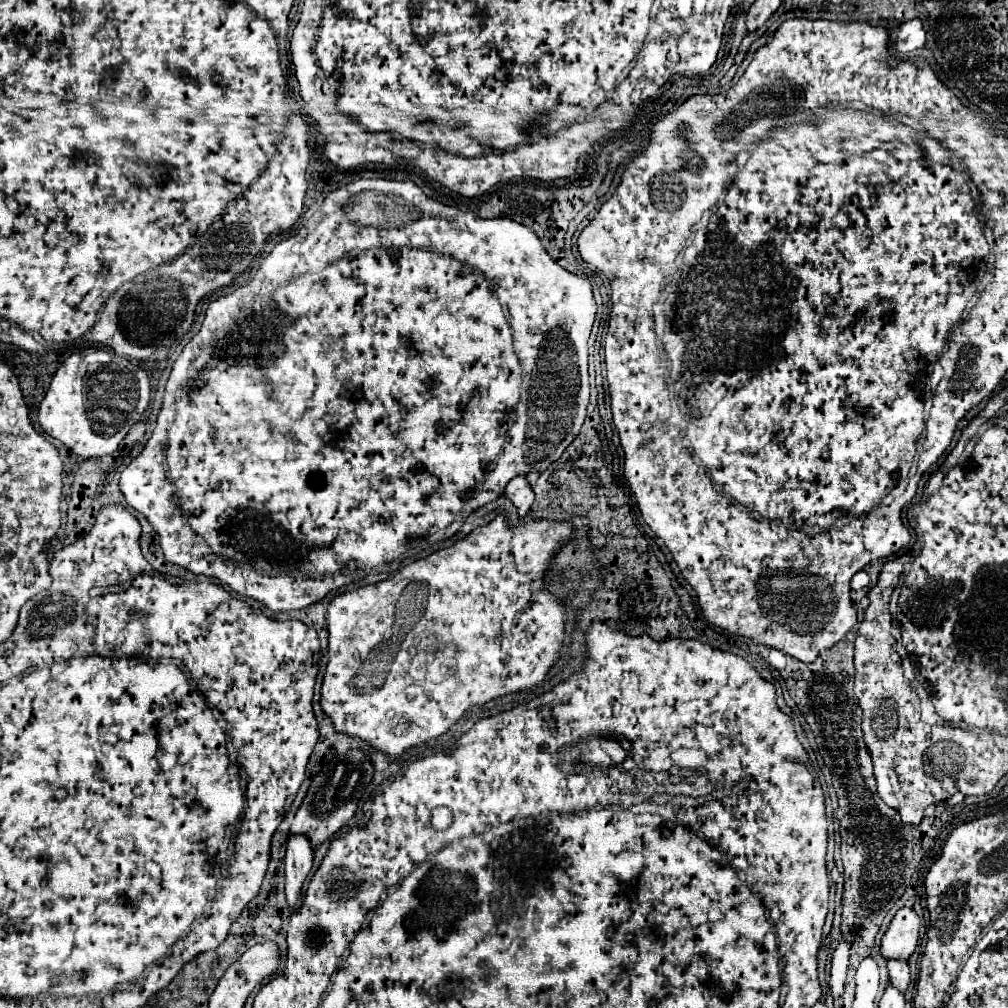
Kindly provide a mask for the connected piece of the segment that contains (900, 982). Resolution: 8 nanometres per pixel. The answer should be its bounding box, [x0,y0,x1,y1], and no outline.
[888,960,910,994]

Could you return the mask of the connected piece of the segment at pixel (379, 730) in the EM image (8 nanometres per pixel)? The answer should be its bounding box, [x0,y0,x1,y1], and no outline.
[320,514,572,756]

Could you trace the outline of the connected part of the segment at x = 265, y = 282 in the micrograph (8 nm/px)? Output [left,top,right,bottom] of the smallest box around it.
[120,178,596,612]

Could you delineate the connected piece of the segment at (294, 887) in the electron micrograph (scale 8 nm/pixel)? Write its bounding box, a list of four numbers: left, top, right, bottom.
[286,834,312,908]

